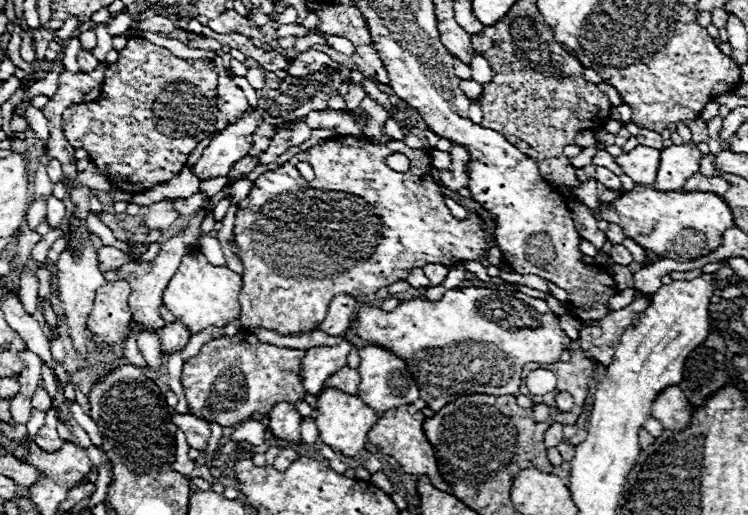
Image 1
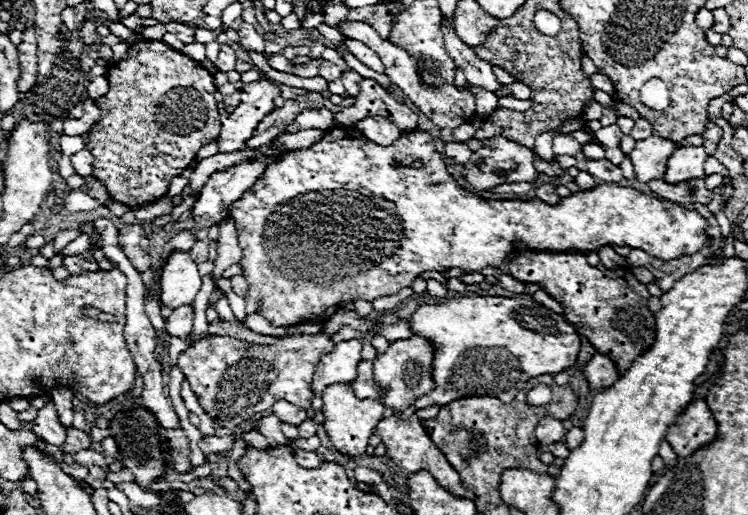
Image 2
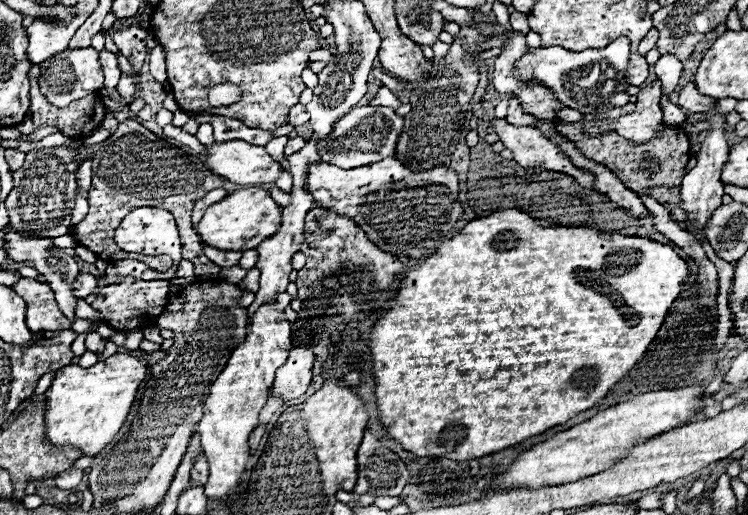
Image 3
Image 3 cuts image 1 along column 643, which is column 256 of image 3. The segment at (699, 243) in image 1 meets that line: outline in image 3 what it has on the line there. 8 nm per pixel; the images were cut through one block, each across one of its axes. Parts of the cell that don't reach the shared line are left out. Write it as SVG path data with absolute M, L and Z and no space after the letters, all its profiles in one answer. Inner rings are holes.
M240 188L228 194L224 200L210 206L204 218L198 224L200 240L206 246L218 250L250 250L256 248L262 240L278 230L278 222L282 222L282 208L272 200L270 192L264 188Z

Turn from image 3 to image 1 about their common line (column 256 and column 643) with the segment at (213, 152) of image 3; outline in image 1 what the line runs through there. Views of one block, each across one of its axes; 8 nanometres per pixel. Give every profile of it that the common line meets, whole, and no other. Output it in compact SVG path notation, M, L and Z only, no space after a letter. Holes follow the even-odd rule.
M636 146L628 154L620 154L616 158L618 166L630 176L636 184L654 184L656 170L660 164L660 150L648 146Z

